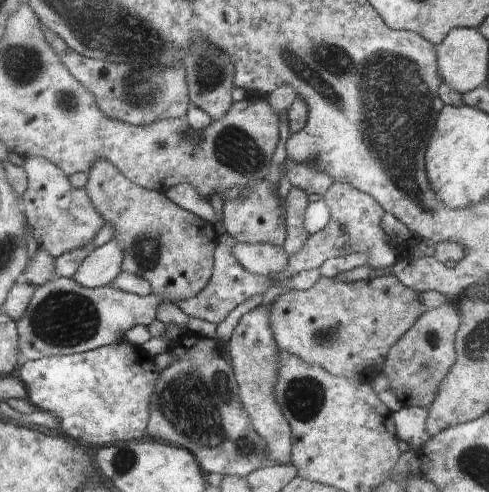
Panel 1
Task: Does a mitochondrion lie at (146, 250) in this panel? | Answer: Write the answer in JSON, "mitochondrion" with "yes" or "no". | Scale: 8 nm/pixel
{"mitochondrion":"yes"}

